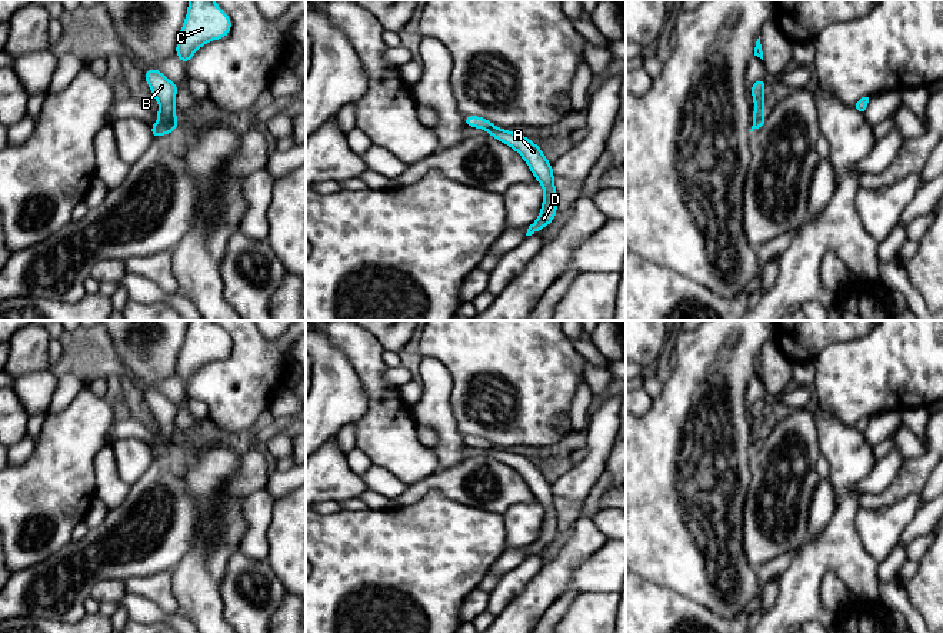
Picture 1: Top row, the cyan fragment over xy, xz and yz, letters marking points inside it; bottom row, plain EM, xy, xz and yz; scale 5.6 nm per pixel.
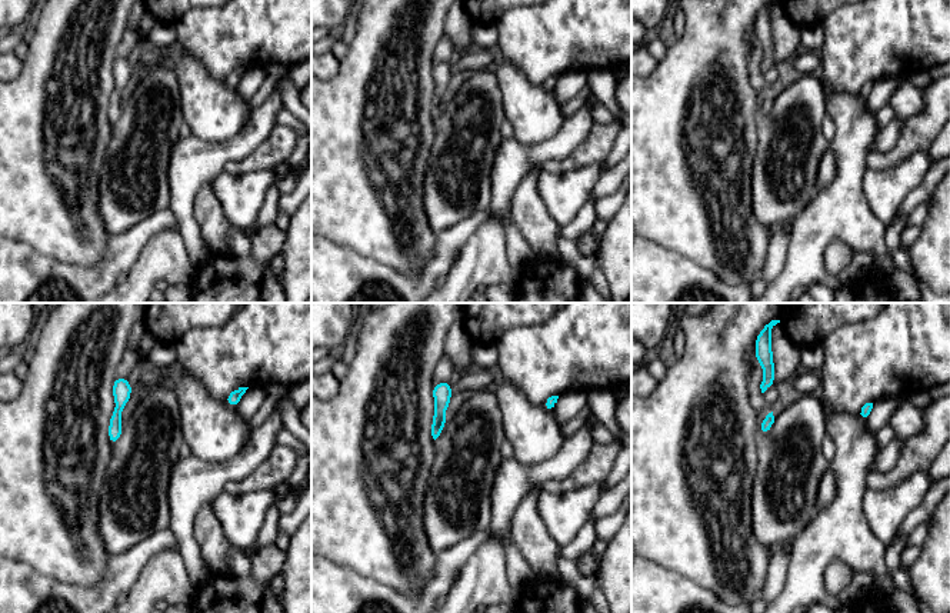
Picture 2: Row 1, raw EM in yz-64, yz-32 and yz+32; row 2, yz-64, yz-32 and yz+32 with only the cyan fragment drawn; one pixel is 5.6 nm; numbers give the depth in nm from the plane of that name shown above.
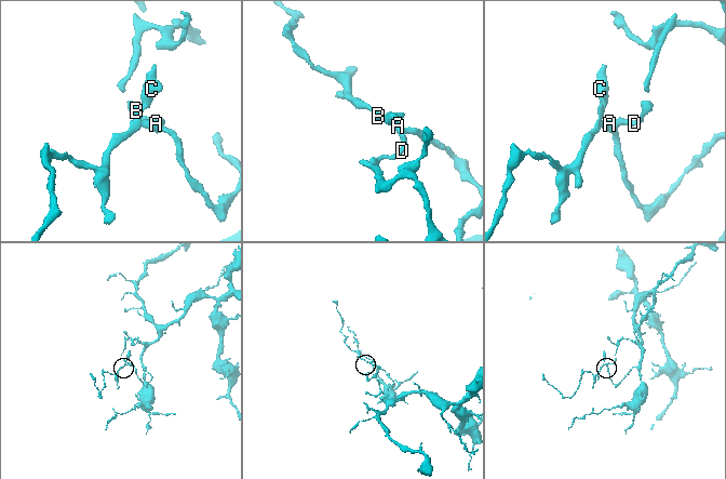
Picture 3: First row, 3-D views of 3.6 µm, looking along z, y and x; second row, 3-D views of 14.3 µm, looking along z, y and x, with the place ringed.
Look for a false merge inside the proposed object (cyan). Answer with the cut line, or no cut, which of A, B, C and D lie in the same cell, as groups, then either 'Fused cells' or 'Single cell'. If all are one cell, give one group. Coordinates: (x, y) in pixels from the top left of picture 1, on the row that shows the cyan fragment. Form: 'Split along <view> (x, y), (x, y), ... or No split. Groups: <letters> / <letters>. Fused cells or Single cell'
Split along yz (762, 109), (753, 119). Groups: A D / B C. Fused cells

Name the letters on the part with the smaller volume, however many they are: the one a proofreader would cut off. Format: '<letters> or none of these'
B, C

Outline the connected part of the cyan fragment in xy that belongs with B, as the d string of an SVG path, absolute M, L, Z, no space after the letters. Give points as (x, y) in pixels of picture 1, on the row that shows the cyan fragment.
M157 69L144 70L144 79L160 104L160 110L156 111L160 119L157 123L150 126L153 139L161 137L176 130L174 127L174 100L179 90L179 84L170 81L161 71Z

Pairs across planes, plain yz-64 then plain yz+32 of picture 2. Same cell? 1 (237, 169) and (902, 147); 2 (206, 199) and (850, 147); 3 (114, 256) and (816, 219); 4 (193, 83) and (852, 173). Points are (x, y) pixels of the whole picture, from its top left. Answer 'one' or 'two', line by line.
1: one
2: one
3: two
4: one

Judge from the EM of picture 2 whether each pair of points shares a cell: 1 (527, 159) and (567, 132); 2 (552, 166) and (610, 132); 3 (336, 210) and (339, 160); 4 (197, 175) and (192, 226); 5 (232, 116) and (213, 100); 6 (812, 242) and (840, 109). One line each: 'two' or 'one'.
1: one
2: one
3: one
4: one
5: one
6: one

